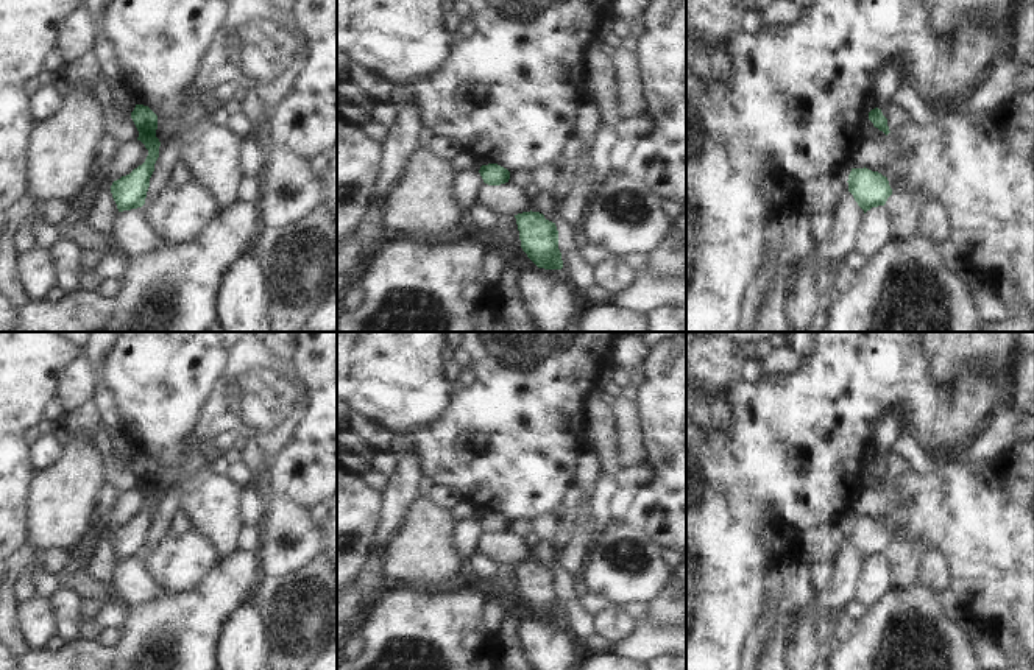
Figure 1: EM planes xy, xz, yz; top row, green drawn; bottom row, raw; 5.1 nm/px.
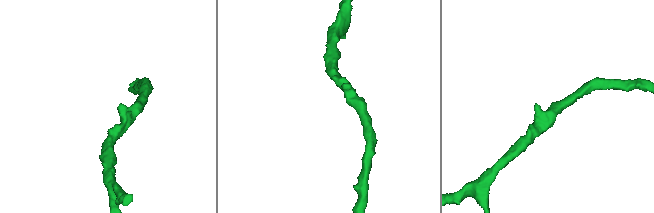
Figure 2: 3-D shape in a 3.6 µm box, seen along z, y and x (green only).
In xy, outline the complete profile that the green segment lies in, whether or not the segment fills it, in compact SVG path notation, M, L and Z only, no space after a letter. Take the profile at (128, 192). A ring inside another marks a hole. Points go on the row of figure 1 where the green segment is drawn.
M136 104L131 118L139 131L137 140L145 145L148 156L145 162L129 175L112 182L111 193L119 212L137 209L145 204L150 178L154 171L161 146L161 142L156 137L158 115L148 106Z

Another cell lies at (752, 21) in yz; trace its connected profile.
M745 11L742 16L742 28L747 34L758 34L764 28L763 16L758 11Z

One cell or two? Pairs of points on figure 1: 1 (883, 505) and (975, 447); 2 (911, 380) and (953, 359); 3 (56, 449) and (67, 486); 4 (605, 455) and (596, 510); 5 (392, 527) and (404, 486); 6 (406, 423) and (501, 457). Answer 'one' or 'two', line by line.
1: two
2: two
3: two
4: one
5: one
6: two

